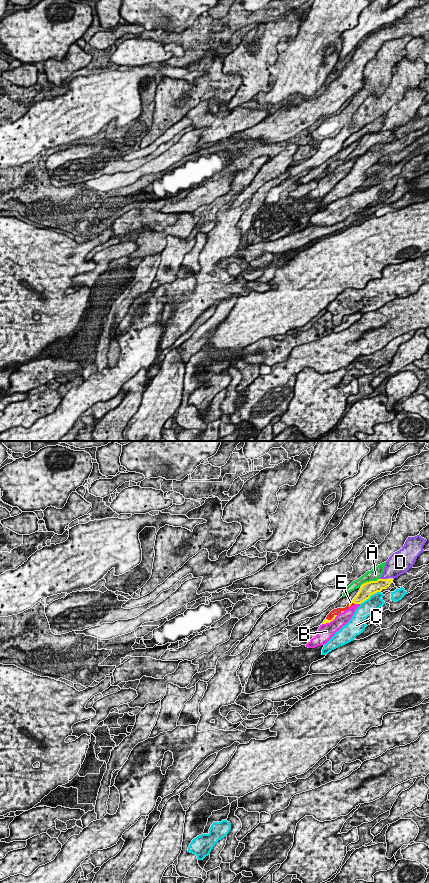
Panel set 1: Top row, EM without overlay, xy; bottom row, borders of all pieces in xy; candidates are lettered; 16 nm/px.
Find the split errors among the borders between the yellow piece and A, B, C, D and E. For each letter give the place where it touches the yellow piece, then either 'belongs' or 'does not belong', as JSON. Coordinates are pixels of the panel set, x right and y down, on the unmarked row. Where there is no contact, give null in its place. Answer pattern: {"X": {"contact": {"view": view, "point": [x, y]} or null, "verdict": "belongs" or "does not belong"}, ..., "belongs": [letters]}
{"A": {"contact": {"view": "xy", "point": [370, 133]}, "verdict": "does not belong"}, "B": {"contact": {"view": "xy", "point": [357, 155]}, "verdict": "does not belong"}, "C": {"contact": {"view": "xy", "point": [370, 147]}, "verdict": "does not belong"}, "D": {"contact": {"view": "xy", "point": [384, 131]}, "verdict": "does not belong"}, "E": {"contact": {"view": "xy", "point": [332, 170]}, "verdict": "belongs"}, "belongs": ["E"]}

